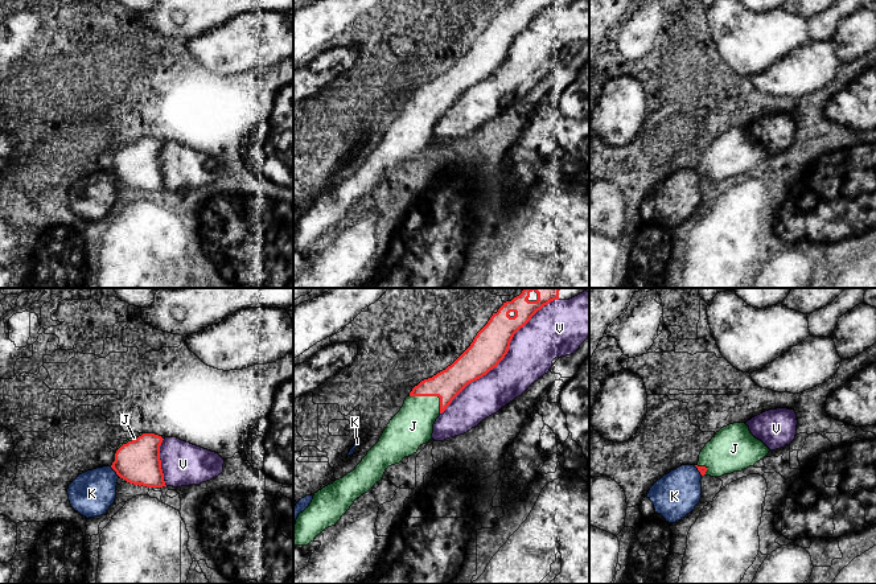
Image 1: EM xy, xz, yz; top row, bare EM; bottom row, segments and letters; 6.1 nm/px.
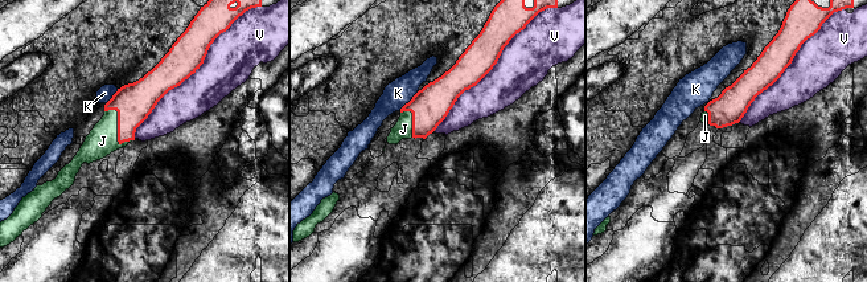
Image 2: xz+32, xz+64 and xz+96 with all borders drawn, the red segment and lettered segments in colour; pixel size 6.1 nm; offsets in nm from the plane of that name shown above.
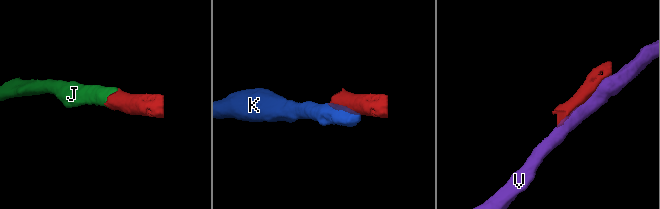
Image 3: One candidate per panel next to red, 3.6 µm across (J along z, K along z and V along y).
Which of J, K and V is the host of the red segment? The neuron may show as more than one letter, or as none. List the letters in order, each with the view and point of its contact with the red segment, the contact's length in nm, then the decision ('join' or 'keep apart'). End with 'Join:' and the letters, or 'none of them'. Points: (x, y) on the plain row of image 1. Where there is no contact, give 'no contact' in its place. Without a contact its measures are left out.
J: xz (432, 99) | 220 nm | join
K: xy (115, 175) | 90 nm | keep apart
V: xz (504, 61) | 1000 nm | keep apart
Join: J

